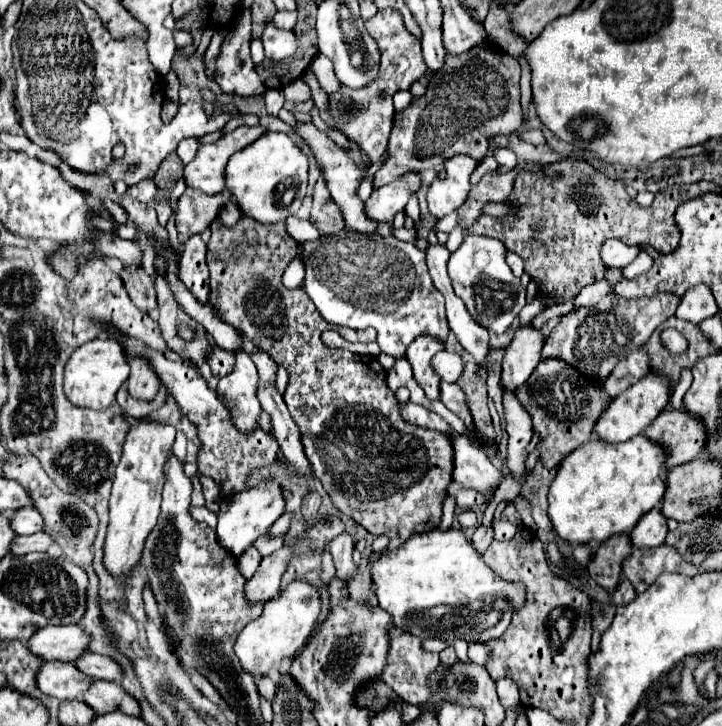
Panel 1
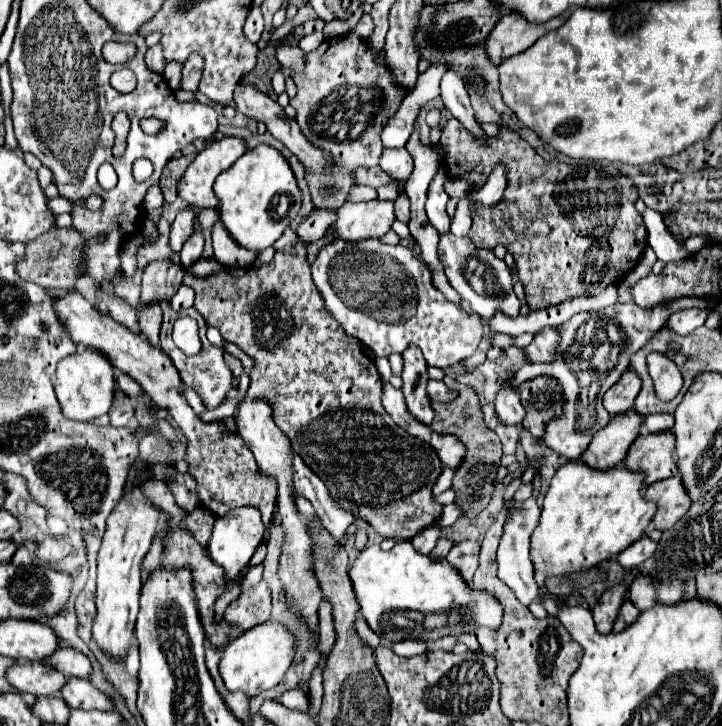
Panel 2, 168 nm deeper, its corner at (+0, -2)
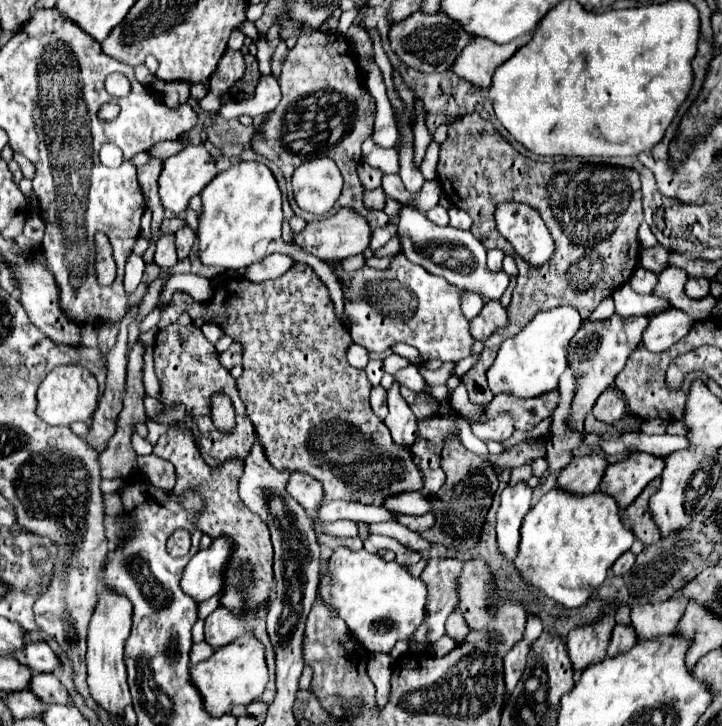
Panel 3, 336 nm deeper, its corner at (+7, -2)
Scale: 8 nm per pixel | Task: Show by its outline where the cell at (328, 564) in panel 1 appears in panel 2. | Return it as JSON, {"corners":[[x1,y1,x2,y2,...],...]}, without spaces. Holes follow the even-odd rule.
{"corners":[[323,600,319,604,319,650,323,654,329,654,333,642,335,642,335,630,333,630,333,616,331,616,331,604]]}

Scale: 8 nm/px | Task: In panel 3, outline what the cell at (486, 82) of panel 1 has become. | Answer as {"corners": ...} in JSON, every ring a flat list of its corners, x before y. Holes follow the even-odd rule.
{"corners":[[382,188,364,192,364,206,370,208,370,210,382,210,384,208,384,200,386,200,386,194,384,194]]}

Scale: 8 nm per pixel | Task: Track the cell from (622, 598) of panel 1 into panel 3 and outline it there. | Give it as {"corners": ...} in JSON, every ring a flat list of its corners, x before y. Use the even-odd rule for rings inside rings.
{"corners":[[616,624,608,645,608,656,614,658,614,656,618,656,618,654,622,654,622,652,632,650,634,644,636,644,636,640,638,640,638,638,636,638,634,628,628,628,628,626,620,626,620,624]]}

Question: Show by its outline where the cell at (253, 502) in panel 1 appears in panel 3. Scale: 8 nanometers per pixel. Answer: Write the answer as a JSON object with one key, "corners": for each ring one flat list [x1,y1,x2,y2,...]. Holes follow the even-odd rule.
{"corners":[[214,540,208,550,194,554,182,574,180,588,196,602,204,602,220,592,220,568,228,556,228,540]]}

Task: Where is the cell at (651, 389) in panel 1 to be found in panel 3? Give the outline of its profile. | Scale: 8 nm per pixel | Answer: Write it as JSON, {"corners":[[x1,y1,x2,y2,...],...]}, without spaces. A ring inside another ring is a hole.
{"corners":[[590,454,572,458,572,462,558,474,556,488,566,490,574,496,586,496,598,490,598,484,606,470,606,454]]}

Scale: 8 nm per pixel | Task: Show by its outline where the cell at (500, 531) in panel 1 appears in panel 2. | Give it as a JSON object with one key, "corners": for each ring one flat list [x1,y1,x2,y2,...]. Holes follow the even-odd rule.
{"corners":[[449,504,449,506,443,508,443,514,441,514,441,518,439,518,439,526,441,526,441,528,451,526,459,516,461,516,461,508,459,508,457,504]]}

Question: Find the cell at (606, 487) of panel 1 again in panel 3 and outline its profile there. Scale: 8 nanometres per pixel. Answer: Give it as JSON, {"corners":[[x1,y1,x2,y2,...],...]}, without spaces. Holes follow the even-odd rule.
{"corners":[[552,488,546,496,538,500,538,504,524,516,522,528,520,528,520,544,518,554,512,562,516,572,524,578,524,582,536,590,540,590,544,596,552,598,560,606,568,610,576,610,584,606,596,590,606,580,606,574,610,566,630,550,634,542,632,532,624,528,618,504,612,496,606,496,602,492,594,492,592,496,568,496,568,492,560,492,558,488]]}

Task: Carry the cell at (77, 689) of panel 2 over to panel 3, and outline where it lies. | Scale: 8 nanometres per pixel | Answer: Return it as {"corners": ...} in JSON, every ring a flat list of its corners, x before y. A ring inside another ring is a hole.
{"corners":[[34,672,28,690,36,694,44,704,70,704,70,696,66,688,60,684,60,680,54,674]]}

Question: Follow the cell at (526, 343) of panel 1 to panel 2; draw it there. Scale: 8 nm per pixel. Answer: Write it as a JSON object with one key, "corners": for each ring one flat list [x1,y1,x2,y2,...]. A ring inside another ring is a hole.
{"corners":[[509,378,503,380,501,388,495,394,495,410,497,410,497,416,503,424,513,424,513,426,521,424,521,420,525,416,525,410,519,400,519,392,509,382]]}

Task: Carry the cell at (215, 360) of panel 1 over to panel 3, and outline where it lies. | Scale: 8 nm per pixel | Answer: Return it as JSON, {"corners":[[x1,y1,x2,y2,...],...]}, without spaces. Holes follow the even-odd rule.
{"corners":[[232,342,232,346,225,352,219,354,219,361,222,362,222,366,226,366,228,370,232,366,242,364,242,346,238,342]]}

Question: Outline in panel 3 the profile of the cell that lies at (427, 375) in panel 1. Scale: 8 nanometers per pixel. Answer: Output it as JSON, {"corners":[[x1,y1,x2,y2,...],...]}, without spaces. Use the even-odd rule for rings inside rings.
{"corners":[[394,382,394,386,388,392,388,410,390,412,384,418,384,424,388,426,394,444,410,450,418,438,418,420,398,390,400,390,400,384]]}

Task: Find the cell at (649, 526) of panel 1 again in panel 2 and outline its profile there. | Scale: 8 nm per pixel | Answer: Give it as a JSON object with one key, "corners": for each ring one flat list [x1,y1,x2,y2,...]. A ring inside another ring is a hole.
{"corners":[[647,534,641,536,635,544,631,544,629,548,625,548,621,554,619,554,619,564,629,570,629,568,637,568,639,564,643,564,657,548,657,542,651,540]]}

